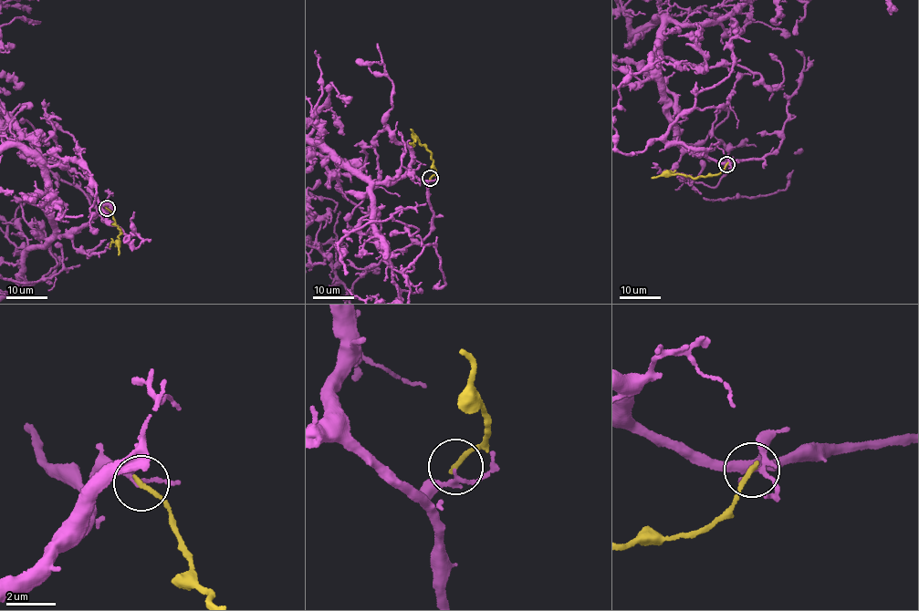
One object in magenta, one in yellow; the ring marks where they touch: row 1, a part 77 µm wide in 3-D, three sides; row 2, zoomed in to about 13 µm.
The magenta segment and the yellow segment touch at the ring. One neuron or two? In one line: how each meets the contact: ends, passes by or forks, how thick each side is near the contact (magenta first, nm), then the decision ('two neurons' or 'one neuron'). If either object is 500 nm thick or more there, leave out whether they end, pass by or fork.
magenta passes by; yellow ends there; 130 nm thick on the magenta side, 190 nm on the other; two neurons

